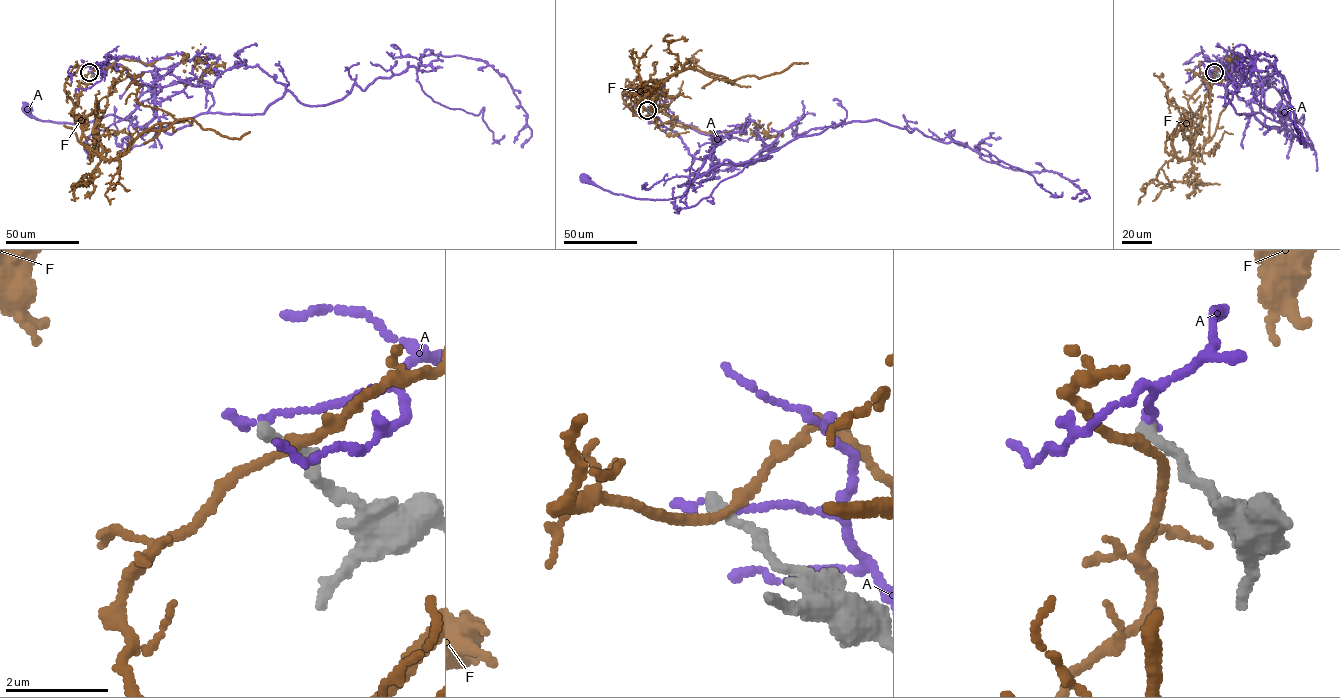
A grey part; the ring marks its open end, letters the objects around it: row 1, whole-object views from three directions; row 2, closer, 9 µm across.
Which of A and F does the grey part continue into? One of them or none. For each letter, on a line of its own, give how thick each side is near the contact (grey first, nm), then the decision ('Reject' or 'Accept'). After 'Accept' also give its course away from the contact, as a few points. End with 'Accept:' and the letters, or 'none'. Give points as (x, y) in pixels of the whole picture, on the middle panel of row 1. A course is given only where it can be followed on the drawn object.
A: Thickness 240 nm (grey) against 180 nm. Reject
F: Thickness 280 nm (grey) against 200 nm. Reject
Accept: none

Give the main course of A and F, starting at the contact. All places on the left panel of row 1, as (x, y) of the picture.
A: (89, 71), (118, 64), (149, 90), (155, 115), (139, 127), (111, 114), (80, 123), (45, 121), (26, 110)
F: (89, 72), (71, 113), (81, 142), (109, 159), (155, 125), (175, 119), (139, 103), (138, 85), (128, 73)

